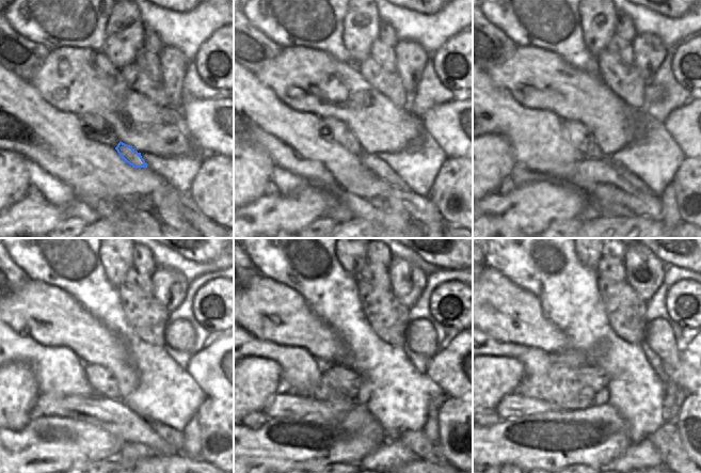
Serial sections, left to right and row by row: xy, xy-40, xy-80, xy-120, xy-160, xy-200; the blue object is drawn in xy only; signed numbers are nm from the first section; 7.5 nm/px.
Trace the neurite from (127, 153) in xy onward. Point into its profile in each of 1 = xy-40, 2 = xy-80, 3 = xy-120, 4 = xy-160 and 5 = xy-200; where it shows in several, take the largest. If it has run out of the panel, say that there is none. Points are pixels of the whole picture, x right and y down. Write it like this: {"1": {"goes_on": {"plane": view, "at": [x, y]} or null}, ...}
{"1": {"goes_on": {"plane": "xy-40", "at": [372, 162]}}, "2": {"goes_on": {"plane": "xy-80", "at": [625, 174]}}, "3": {"goes_on": {"plane": "xy-120", "at": [174, 438]}}, "4": {"goes_on": {"plane": "xy-160", "at": [425, 450]}}, "5": {"goes_on": {"plane": "xy-200", "at": [667, 440]}}}

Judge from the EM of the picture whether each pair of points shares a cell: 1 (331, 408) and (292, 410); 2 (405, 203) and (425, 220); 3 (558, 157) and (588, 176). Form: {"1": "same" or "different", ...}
{"1": "same", "2": "same", "3": "different"}

